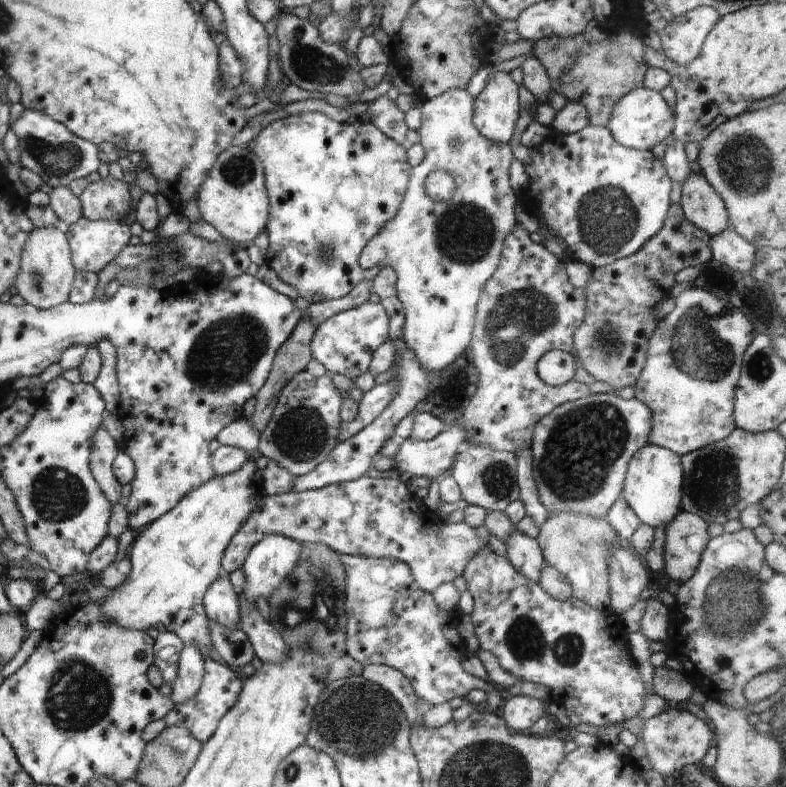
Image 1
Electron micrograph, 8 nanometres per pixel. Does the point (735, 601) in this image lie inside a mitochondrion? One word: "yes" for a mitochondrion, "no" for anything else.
yes

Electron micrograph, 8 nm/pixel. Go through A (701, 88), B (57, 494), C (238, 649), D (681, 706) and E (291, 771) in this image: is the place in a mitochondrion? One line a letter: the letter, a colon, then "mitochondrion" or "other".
A: other
B: mitochondrion
C: other
D: other
E: mitochondrion

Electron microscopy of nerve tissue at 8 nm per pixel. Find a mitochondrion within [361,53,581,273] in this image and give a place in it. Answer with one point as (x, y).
(465, 232)

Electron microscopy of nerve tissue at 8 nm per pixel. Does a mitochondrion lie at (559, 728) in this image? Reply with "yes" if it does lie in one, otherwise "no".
no

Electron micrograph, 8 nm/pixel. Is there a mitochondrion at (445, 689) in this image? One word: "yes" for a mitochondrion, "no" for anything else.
no

